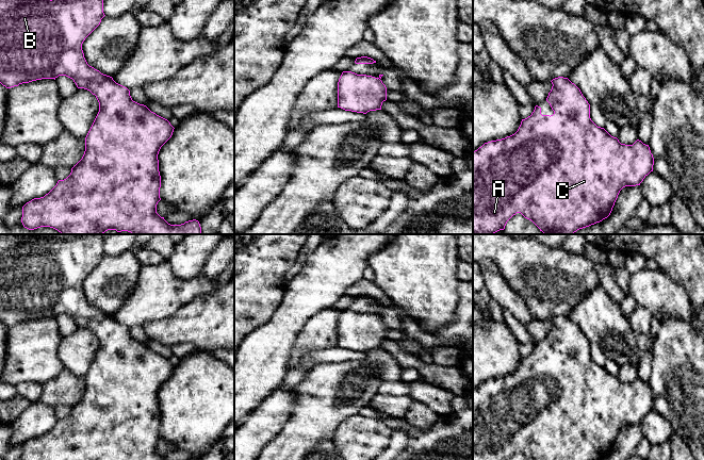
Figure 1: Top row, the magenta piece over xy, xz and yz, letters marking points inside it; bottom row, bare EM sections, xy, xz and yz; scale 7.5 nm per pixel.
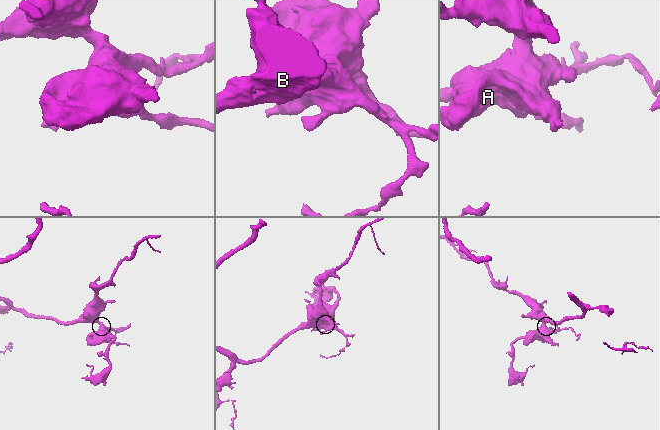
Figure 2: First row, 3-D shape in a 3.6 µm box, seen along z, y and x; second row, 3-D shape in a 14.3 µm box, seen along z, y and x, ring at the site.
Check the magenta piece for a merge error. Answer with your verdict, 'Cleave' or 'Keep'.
Keep

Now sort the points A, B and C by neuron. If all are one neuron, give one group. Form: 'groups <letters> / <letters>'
groups A B C

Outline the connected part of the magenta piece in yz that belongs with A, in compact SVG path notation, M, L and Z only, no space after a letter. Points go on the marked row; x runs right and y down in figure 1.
M563 77L555 78L551 82L553 86L546 101L554 111L553 115L542 115L541 108L536 105L531 115L522 119L514 134L485 143L473 151L473 234L494 234L500 230L504 230L507 221L517 213L521 213L525 218L531 220L544 234L573 234L579 229L607 218L612 211L620 191L625 186L640 185L643 179L653 171L654 158L649 145L639 139L633 145L621 144L617 137L611 136L604 128L597 127L591 120L590 104L574 83Z

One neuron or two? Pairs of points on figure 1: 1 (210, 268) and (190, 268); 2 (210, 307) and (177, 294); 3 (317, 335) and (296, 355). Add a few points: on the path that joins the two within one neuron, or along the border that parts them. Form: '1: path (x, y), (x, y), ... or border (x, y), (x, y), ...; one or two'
1: border (214, 246), (198, 274); two
2: border (215, 290), (195, 296), (172, 314); two
3: path (312, 339), (301, 349); one

